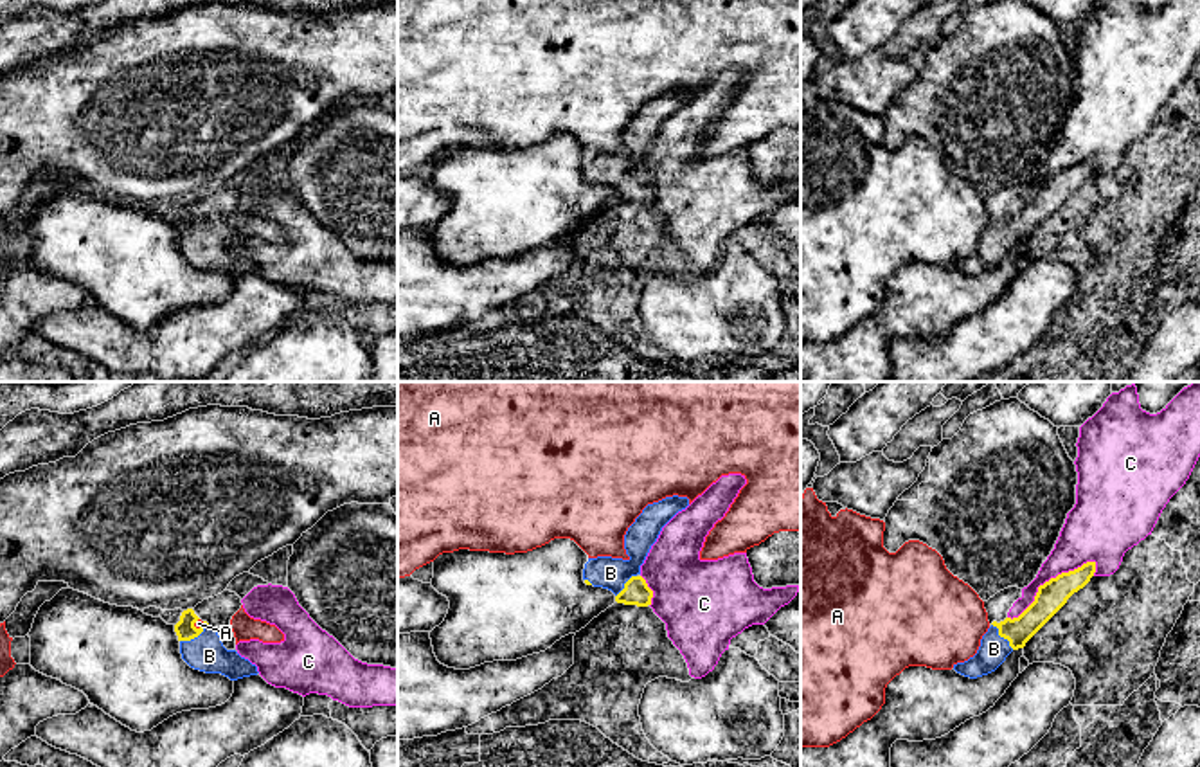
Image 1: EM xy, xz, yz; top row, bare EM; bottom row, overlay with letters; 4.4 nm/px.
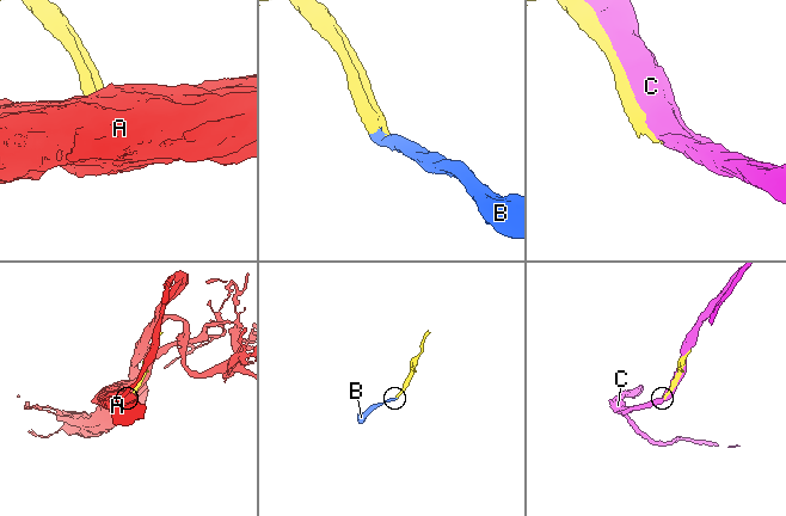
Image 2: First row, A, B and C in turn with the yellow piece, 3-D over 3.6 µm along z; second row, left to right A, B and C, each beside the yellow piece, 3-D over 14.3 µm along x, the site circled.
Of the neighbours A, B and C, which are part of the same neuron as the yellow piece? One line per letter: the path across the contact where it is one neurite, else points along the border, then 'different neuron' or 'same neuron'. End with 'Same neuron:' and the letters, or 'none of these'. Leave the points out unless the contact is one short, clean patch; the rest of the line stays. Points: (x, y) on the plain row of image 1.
A: along xy (198, 215), (195, 222), (202, 225) | different neuron
B: across yz (1019, 227), (1002, 233), (994, 245) | same neuron
C: different neuron
Same neuron: B

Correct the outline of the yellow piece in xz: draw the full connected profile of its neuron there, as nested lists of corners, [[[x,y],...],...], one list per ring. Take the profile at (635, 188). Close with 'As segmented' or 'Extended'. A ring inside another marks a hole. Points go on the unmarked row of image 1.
[[[678,92],[648,101],[624,131],[624,146],[630,155],[588,155],[583,166],[585,180],[612,187],[617,200],[651,202],[653,187],[640,173],[640,162],[662,124],[687,103],[689,95]]]. Extended

